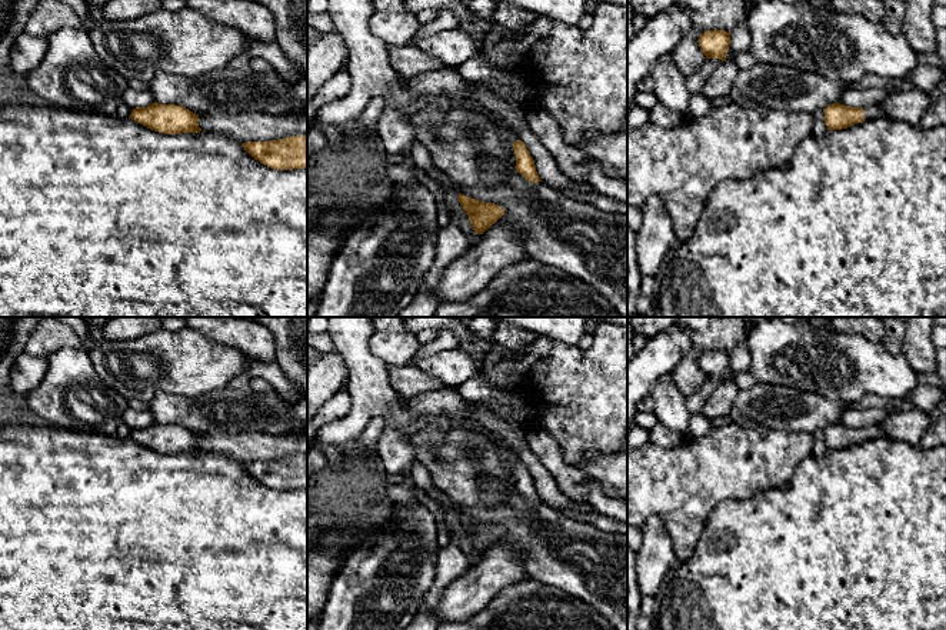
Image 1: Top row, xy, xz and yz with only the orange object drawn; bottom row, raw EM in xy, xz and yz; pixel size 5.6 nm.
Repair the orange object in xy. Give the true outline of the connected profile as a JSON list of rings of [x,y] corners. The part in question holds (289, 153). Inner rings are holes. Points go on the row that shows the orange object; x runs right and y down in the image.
[[[307,136],[242,144],[252,157],[270,169],[293,170],[307,167]]]

